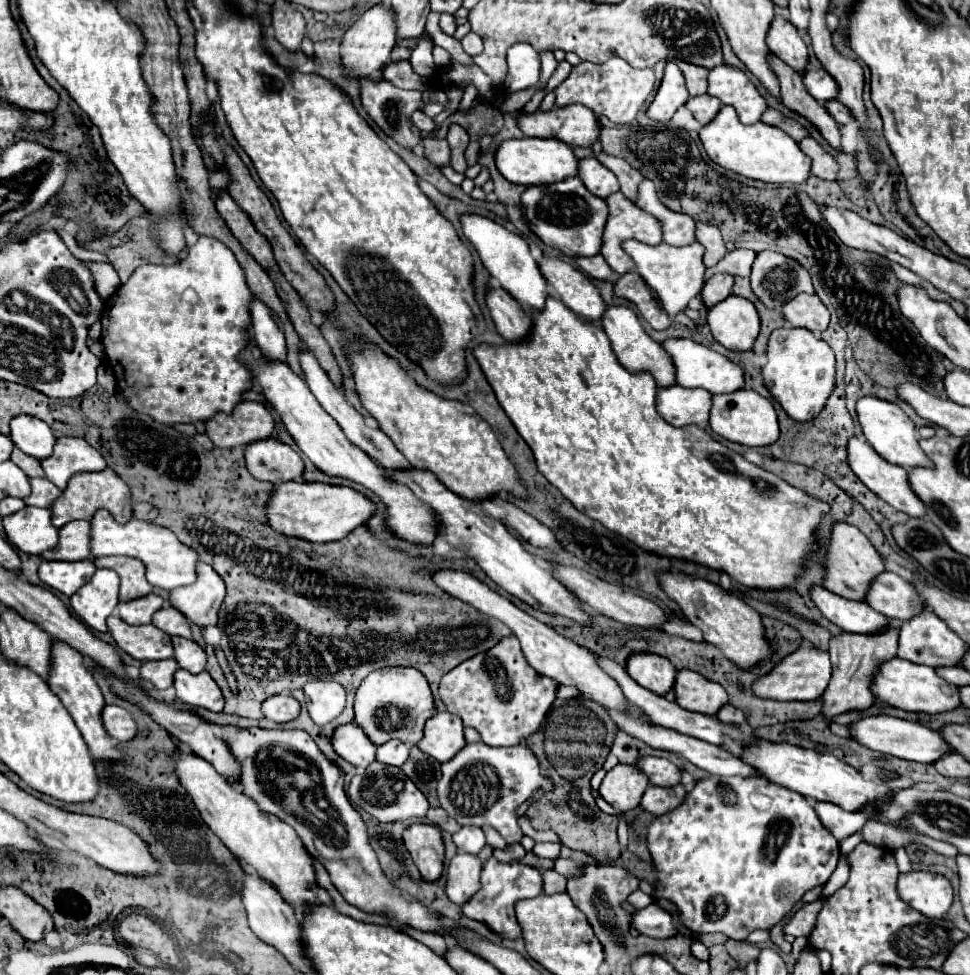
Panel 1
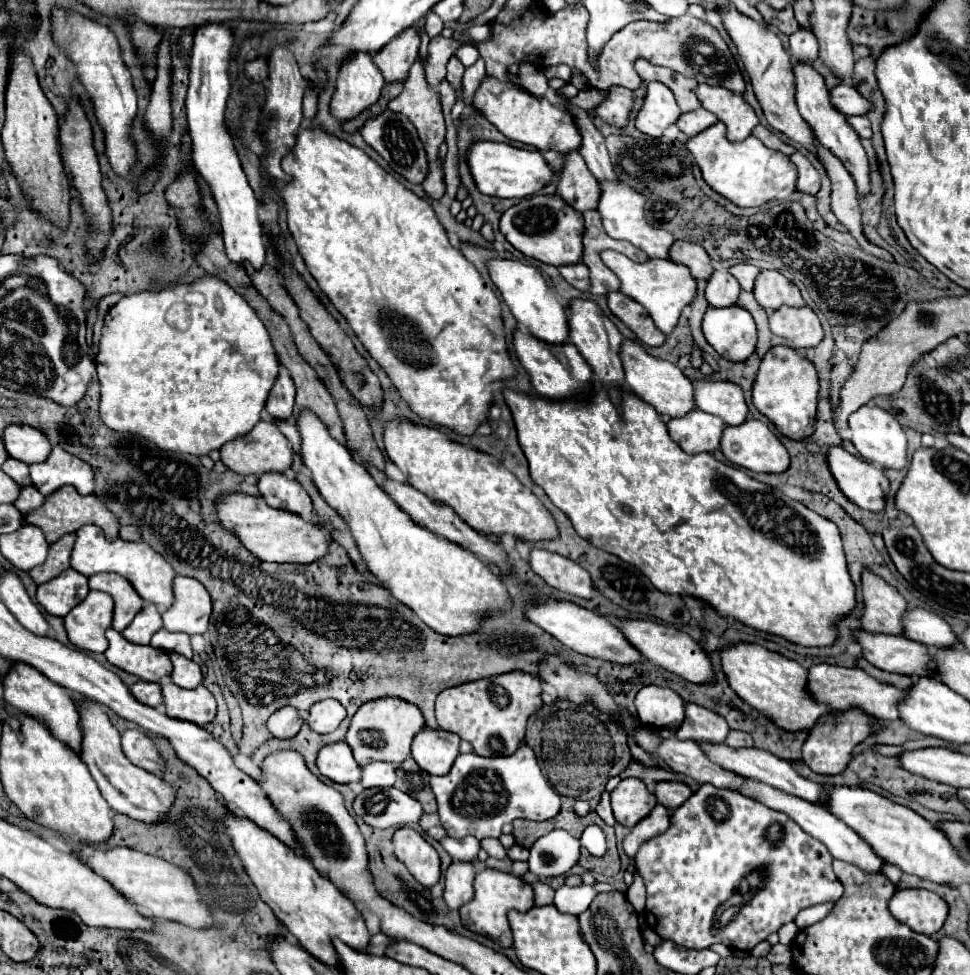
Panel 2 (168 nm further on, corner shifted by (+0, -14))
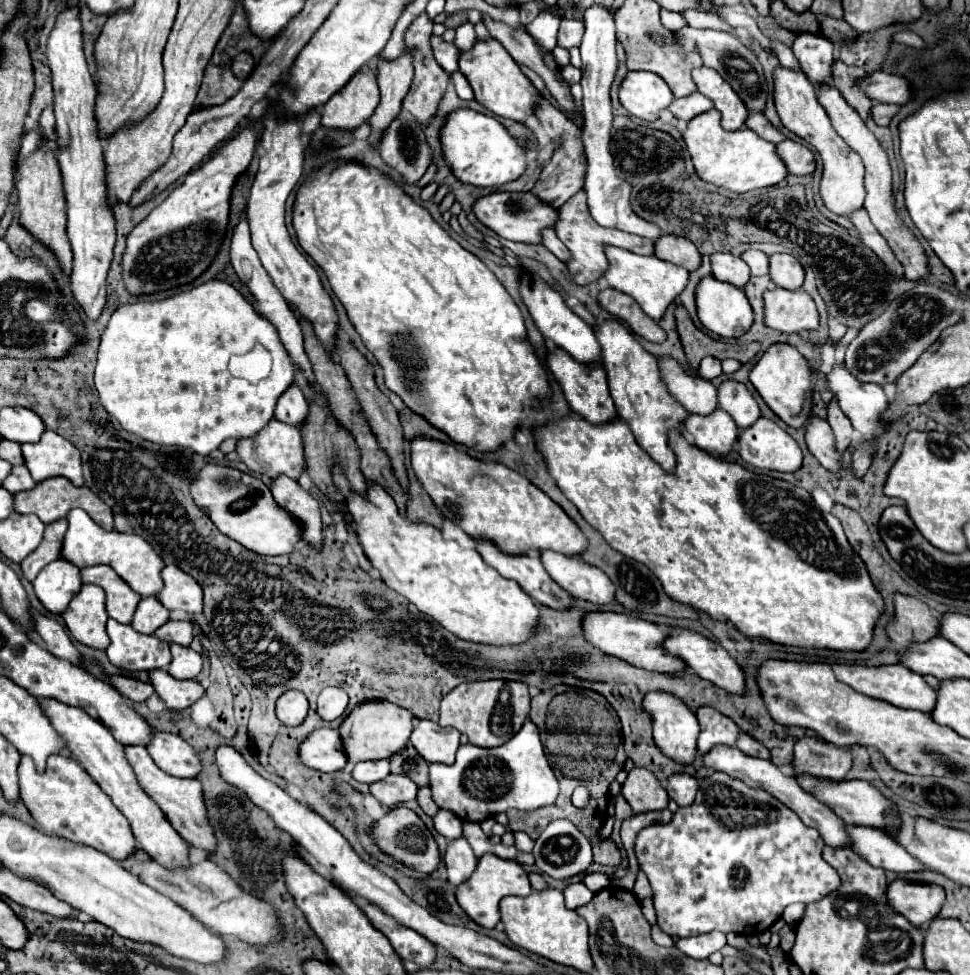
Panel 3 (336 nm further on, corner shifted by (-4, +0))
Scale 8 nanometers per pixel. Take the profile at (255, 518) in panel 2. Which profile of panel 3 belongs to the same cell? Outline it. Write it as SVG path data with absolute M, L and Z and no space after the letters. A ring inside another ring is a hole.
M207 464L197 480L191 484L191 496L195 504L215 522L215 526L237 540L245 548L263 554L263 556L279 556L293 552L293 546L303 540L301 524L295 518L277 506L271 490L255 476L239 472L227 466Z

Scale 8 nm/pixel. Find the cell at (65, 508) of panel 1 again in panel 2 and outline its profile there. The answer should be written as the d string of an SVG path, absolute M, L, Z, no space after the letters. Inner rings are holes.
M63 486L63 488L55 490L49 498L45 498L43 508L35 508L35 512L29 512L29 514L25 516L25 520L27 520L29 524L41 528L49 544L55 542L55 540L59 540L63 534L77 532L77 530L79 530L81 526L85 526L85 524L95 524L95 526L99 526L99 528L105 532L107 540L119 538L119 522L117 522L117 518L105 508L105 504L103 504L97 496L93 496L93 494L89 494L89 496L79 496L79 494L75 492L75 488L71 488L71 486Z

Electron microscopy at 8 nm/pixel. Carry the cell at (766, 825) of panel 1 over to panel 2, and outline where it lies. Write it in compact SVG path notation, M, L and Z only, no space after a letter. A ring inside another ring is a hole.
M703 784L679 806L671 816L669 830L647 840L635 856L637 872L647 888L647 924L663 940L673 940L679 946L695 950L725 944L741 952L749 952L783 924L793 922L799 910L823 902L837 902L843 894L843 886L833 874L831 862L833 856L829 850L803 832L789 816L783 816L783 812L775 812L741 792L719 790L711 784ZM743 878L745 904L733 900Z

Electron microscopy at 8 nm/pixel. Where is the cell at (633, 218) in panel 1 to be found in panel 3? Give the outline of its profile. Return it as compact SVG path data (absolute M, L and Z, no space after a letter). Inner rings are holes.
M581 190L581 194L575 194L575 198L567 200L567 202L559 208L559 222L555 224L555 232L559 234L561 242L563 242L563 244L571 250L571 254L573 254L573 260L567 264L567 268L569 268L573 280L575 280L579 286L597 282L597 280L605 274L605 270L607 270L607 266L609 266L609 262L607 262L607 258L605 258L605 254L603 254L603 246L605 246L605 244L615 244L615 246L627 248L627 250L631 250L631 252L635 252L635 254L643 254L643 256L645 256L645 254L651 254L651 252L655 250L655 244L653 244L651 240L647 240L647 238L639 238L639 236L627 234L627 232L623 232L623 230L607 230L607 228L599 226L599 224L591 218L591 214L589 214L587 194L585 194L583 190Z

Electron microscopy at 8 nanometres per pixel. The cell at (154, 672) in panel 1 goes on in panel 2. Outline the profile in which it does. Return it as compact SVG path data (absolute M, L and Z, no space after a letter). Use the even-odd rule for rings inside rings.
M139 680L133 686L129 686L129 690L141 704L149 704L151 708L163 708L163 696L159 684Z

